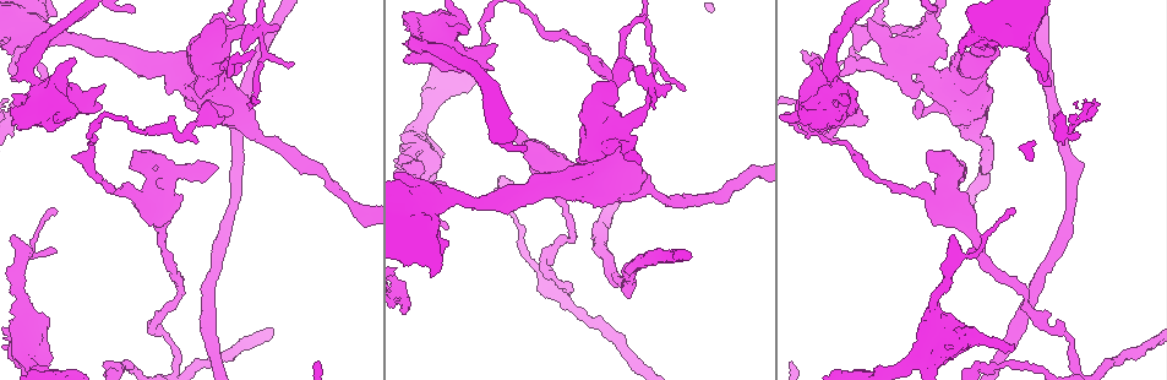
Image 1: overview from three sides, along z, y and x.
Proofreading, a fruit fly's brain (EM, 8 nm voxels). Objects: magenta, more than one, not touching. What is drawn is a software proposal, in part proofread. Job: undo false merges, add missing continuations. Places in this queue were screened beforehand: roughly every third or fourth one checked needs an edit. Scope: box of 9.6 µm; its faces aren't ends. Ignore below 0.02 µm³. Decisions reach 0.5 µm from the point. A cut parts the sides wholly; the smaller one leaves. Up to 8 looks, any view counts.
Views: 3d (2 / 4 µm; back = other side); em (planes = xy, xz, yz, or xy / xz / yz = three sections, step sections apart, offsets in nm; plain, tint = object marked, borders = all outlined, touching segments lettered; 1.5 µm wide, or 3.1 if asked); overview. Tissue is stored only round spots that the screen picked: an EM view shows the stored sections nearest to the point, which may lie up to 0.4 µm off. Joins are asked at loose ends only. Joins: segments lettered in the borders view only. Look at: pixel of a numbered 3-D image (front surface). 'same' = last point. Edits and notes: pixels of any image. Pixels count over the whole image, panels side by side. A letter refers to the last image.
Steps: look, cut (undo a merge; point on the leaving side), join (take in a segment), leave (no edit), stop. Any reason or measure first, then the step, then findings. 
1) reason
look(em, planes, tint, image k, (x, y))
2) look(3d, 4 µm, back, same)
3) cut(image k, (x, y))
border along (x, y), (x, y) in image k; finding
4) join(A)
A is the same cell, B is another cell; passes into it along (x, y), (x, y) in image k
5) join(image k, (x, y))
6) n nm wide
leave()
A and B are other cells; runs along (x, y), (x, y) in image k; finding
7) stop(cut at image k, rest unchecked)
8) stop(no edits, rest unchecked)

tapers out
look(em, xz, step 8, tint, image 1, (685, 89))

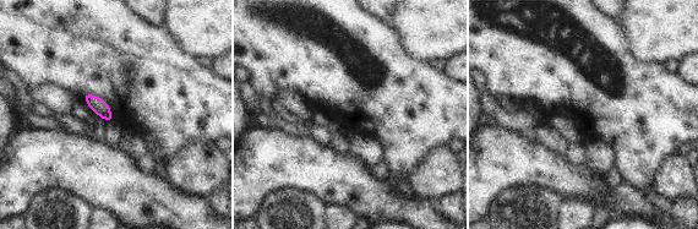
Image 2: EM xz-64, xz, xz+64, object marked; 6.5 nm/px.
look(em, planes, borders, same)

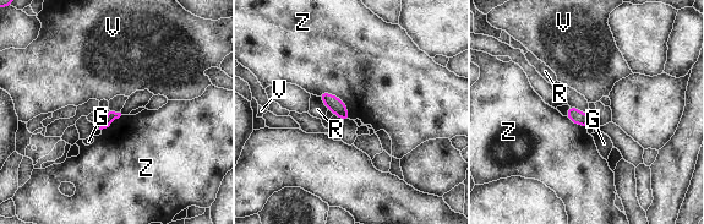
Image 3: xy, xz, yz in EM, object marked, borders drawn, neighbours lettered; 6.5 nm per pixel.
leave()
G, R, V and Z are other cells; border along (318, 92), (336, 94), (350, 119) in image 3; none of them fits

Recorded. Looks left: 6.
free end
look(em, planes, borders, image 1, (73, 61))

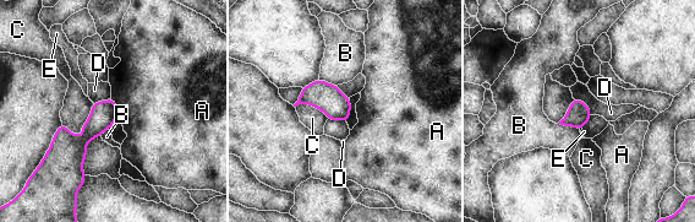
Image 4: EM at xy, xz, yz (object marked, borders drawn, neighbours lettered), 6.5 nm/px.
leave()
A, B, C, D and E are other cells; none of them fits

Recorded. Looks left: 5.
sudden change in width
look(em, xz, step 4, tint, image 1, (1033, 57))

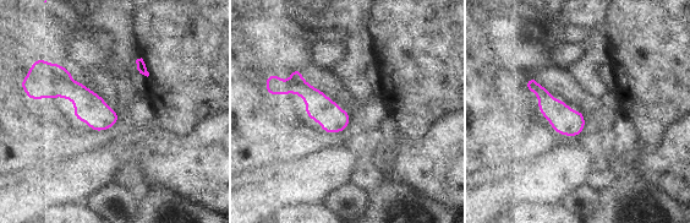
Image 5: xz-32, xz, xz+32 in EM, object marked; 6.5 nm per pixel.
look(em, planes, borders, same)

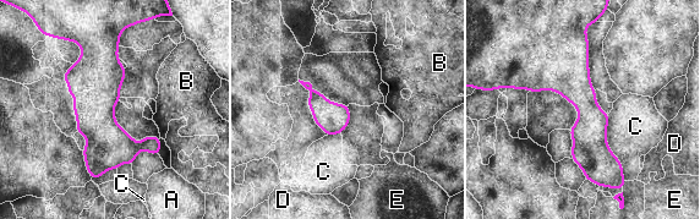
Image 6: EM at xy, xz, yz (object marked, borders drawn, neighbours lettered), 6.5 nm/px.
C touches over 460 nm
leave()
A, B, C, D and E are other cells; runs along (583, 66), (590, 152), (619, 185) in image 6; continuous, no second neuron

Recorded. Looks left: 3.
stop(no edits, rest unchecked)

